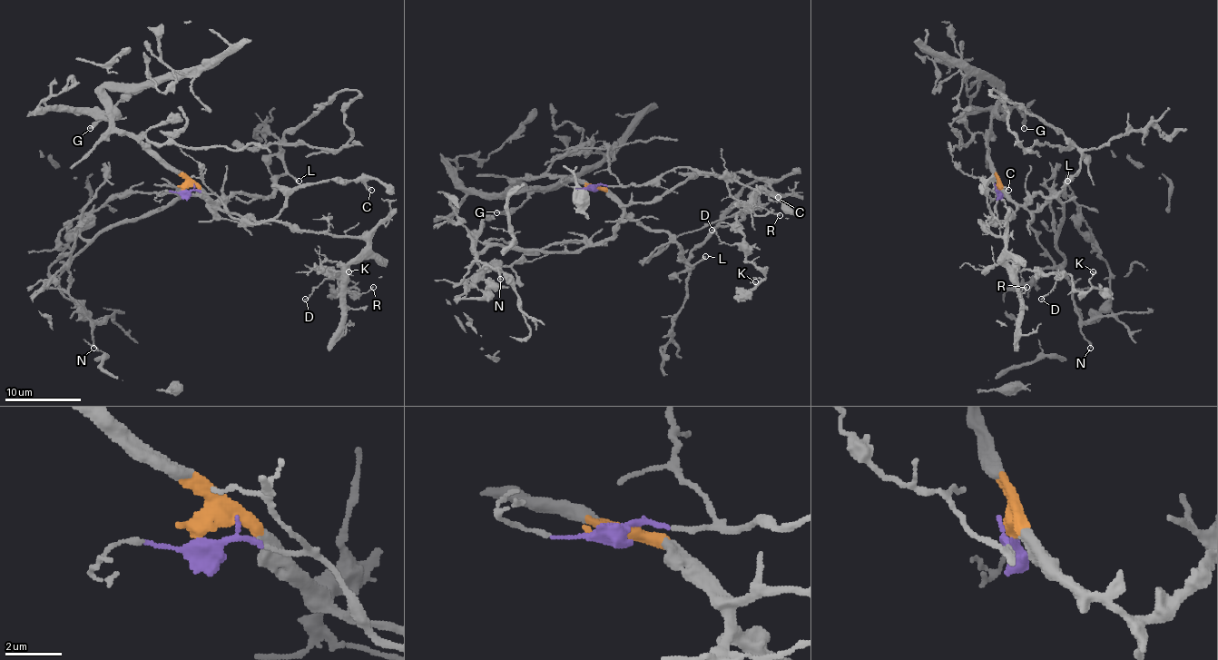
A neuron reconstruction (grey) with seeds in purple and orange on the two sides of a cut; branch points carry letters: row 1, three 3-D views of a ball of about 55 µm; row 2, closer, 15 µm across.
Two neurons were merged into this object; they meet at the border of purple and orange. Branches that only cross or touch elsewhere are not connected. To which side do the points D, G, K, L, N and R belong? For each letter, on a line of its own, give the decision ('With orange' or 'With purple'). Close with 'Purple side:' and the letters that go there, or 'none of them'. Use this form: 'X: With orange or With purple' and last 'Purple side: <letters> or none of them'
D: With purple
G: With orange
K: With purple
L: With orange
N: With orange
R: With purple
Purple side: D, K, R

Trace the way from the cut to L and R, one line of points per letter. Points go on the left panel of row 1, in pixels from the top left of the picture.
L: (184, 188), (196, 186), (210, 201), (219, 203), (236, 193), (269, 197), (274, 182), (286, 174), (299, 181)
R: (184, 190), (215, 193), (255, 224), (362, 238), (347, 289), (373, 287)

